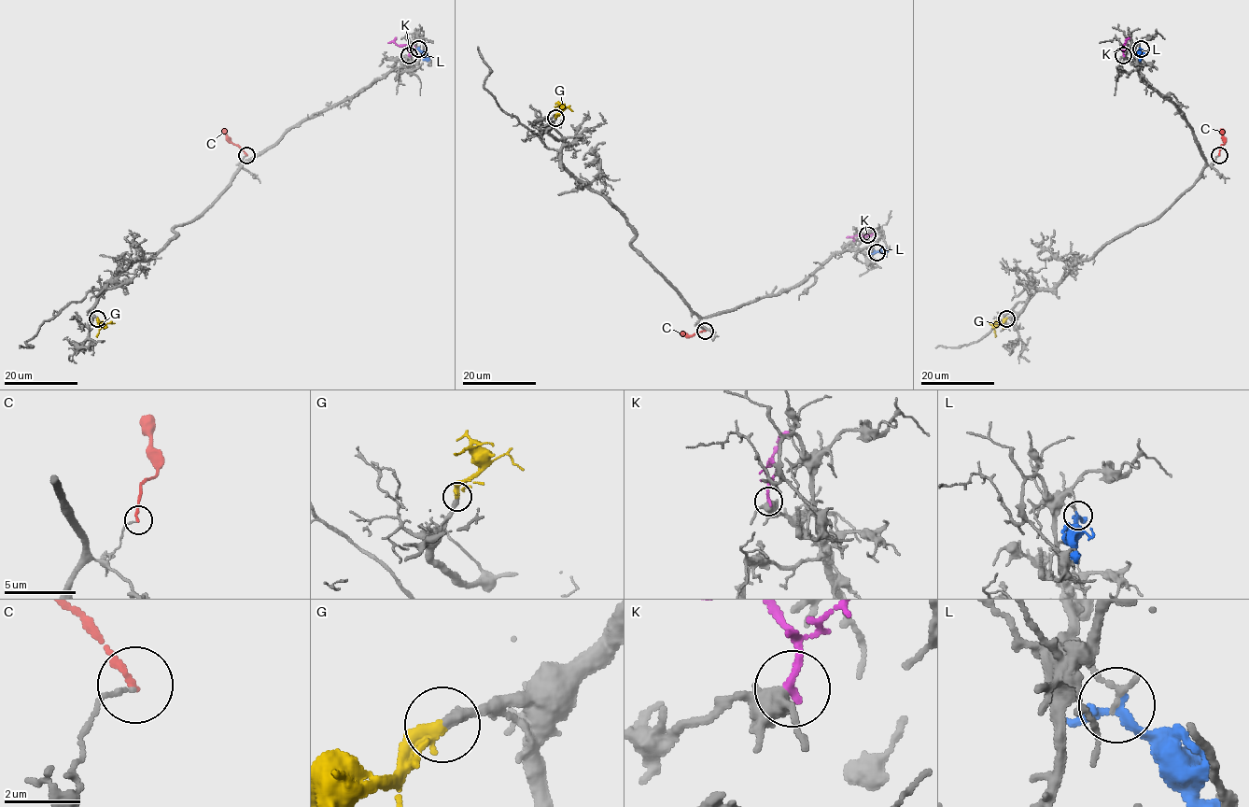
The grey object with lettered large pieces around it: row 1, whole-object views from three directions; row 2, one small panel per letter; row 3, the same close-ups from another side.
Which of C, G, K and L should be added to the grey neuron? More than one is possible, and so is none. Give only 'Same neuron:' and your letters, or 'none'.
Same neuron: G

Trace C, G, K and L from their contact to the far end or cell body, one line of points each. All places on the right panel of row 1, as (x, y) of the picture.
C: (1219, 155), (1224, 144), (1221, 129)
G: (1006, 318), (994, 328), (995, 337)
K: (1123, 55), (1126, 43)
L: (1141, 49), (1141, 60)

